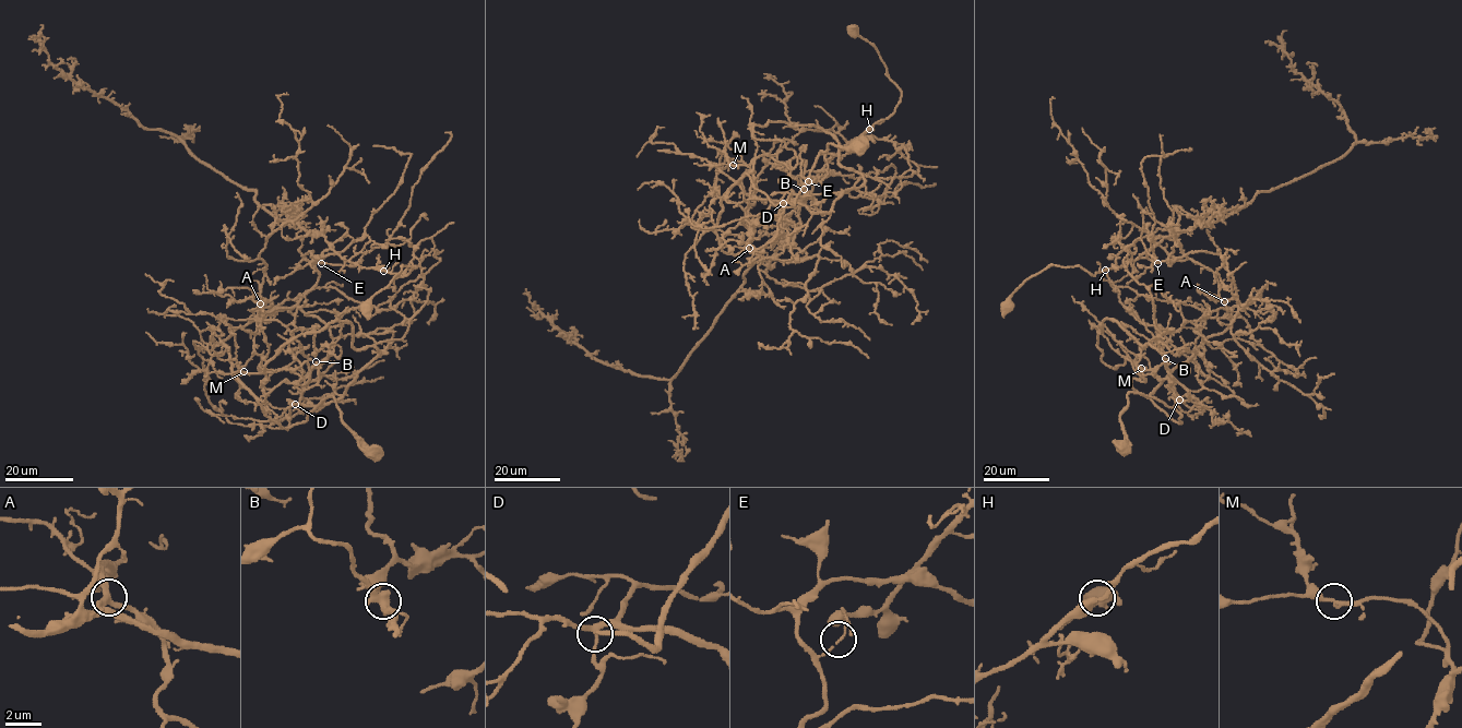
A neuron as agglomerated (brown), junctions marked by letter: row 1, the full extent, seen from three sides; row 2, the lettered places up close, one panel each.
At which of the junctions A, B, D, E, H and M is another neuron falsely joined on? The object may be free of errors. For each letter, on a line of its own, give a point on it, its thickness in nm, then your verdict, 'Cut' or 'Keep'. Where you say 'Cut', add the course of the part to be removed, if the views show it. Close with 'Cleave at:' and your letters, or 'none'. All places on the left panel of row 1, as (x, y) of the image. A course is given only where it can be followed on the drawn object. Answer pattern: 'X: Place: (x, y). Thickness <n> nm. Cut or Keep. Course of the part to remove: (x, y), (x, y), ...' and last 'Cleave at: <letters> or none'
A: Place: (260, 303). Thickness 320 nm. Keep
B: Place: (316, 361). Thickness 400 nm. Keep
D: Place: (295, 404). Thickness 240 nm. Keep
E: Place: (321, 263). Thickness 90 nm. Cut. Course of the part to remove: (321, 263), (323, 236), (275, 217), (179, 139), (68, 79), (39, 40), (40, 25)
H: Place: (383, 271). Thickness 380 nm. Keep
M: Place: (244, 371). Thickness 220 nm. Keep
Cleave at: E

